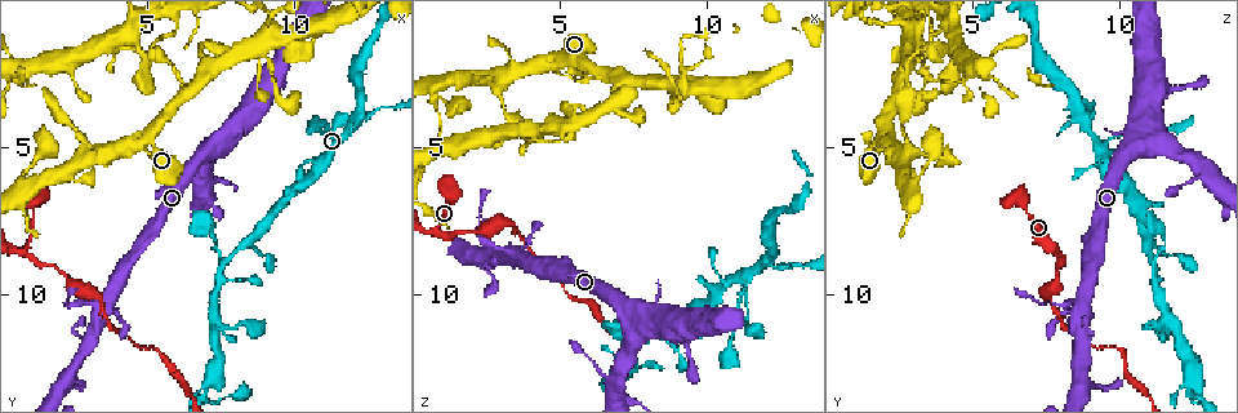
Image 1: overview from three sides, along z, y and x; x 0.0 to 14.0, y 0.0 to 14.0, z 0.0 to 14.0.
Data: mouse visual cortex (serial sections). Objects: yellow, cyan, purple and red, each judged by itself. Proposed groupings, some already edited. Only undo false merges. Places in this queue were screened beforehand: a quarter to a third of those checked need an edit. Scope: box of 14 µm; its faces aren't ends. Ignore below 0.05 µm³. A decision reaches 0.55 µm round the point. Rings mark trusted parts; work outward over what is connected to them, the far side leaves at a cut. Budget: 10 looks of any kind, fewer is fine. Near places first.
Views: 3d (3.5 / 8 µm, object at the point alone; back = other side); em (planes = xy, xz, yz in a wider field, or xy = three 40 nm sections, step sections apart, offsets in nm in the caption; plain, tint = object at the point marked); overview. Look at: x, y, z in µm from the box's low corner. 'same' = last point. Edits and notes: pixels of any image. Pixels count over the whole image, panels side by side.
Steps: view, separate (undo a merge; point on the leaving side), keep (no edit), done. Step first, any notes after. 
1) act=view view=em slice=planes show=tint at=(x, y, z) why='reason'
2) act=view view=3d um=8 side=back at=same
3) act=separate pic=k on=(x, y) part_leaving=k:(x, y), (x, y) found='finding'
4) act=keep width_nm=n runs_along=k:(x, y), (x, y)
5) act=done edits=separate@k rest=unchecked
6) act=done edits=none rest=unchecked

act=view view=3d um=8 at=(3.3, 10.3, 8.6) why='looks like a crossing'

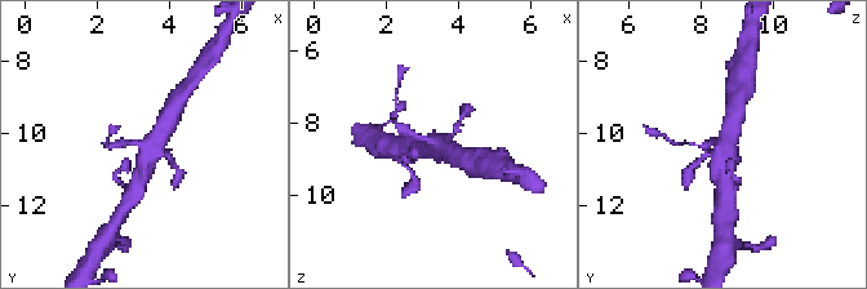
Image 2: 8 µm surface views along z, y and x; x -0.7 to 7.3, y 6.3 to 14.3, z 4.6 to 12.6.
act=view view=em slice=planes show=tint at=(3.3, 10.3, 8.6) arms=4 arm_widths_nm=150,200,500,500

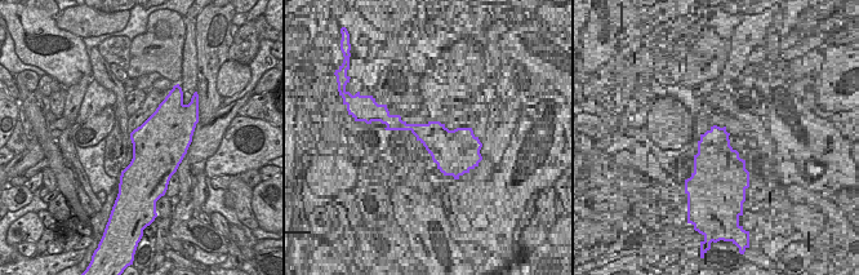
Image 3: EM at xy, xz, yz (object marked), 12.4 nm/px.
act=separate pic=2 on=(405, 129) part_leaving=2:(717, 142), (706, 146), (681, 143) found='two cells meet here'

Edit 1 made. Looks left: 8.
act=view view=3d um=3.5 at=(11.1, 5.2, 9.6) why='four or more arms meet'

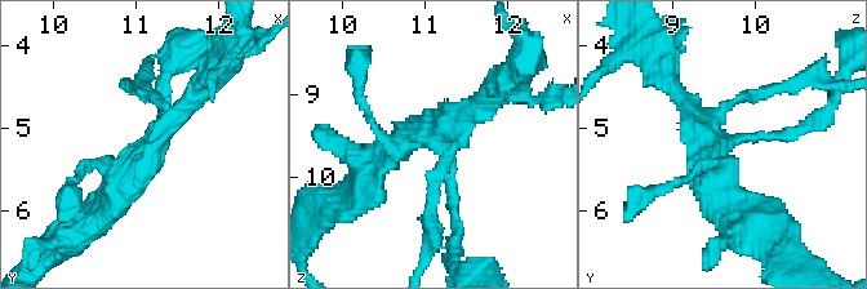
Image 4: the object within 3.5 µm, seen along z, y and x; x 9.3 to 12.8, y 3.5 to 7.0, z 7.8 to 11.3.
act=view view=em slice=xy step=5 show=tint at=(11.20, 5.20, 9.55)

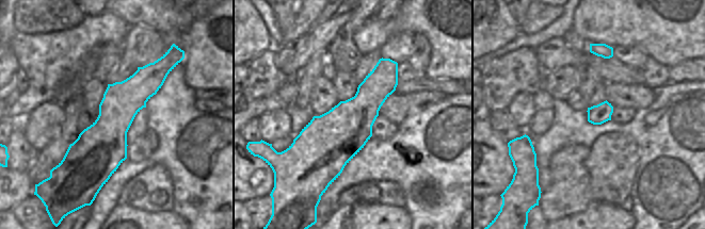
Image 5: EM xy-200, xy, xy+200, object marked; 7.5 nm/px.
act=keep runs_along=4:(800, 129), (720, 145), (720, 212) found='continuous, no second cell'

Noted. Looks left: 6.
act=view view=3d um=3.5 at=(8.1, 11.0, 11.0) why='sharp bend'

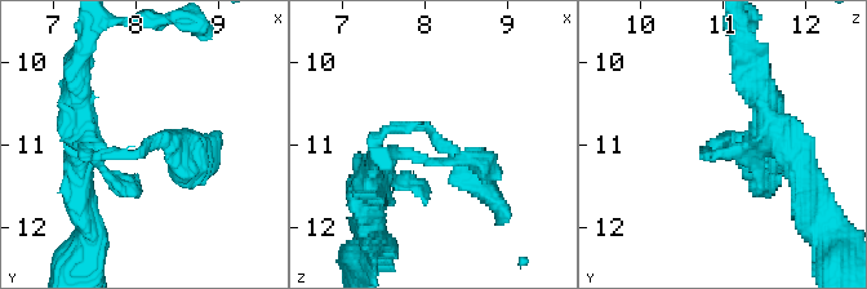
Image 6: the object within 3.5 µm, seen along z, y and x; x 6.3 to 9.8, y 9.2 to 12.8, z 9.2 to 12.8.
act=view view=em slice=xy step=3 show=tint at=(8.15, 11.00, 11.00)

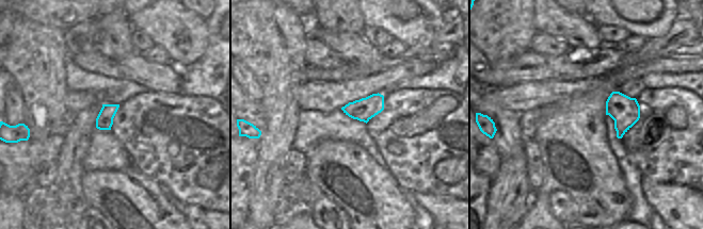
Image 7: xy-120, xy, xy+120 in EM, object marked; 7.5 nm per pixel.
act=keep runs_along=6:(373, 149), (388, 129), (425, 125), (496, 201) found='all the same cell'

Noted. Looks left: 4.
act=view view=3d um=3.5 at=(12.9, 3.7, 9.1) why='thin neck'

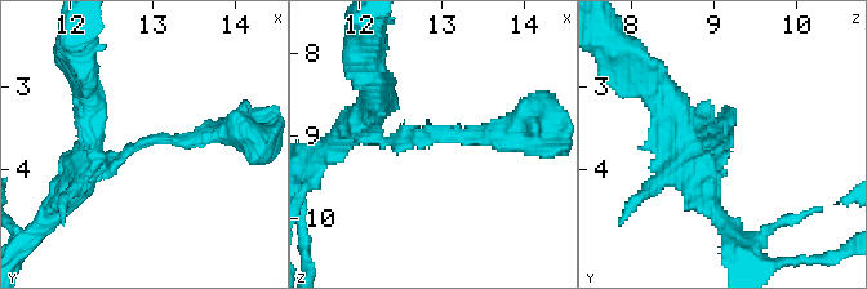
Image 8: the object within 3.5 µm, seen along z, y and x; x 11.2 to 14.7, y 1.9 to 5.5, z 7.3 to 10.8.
act=keep found='continuous, no second cell'

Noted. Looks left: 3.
act=done edits=separate@2 rest=unchecked

